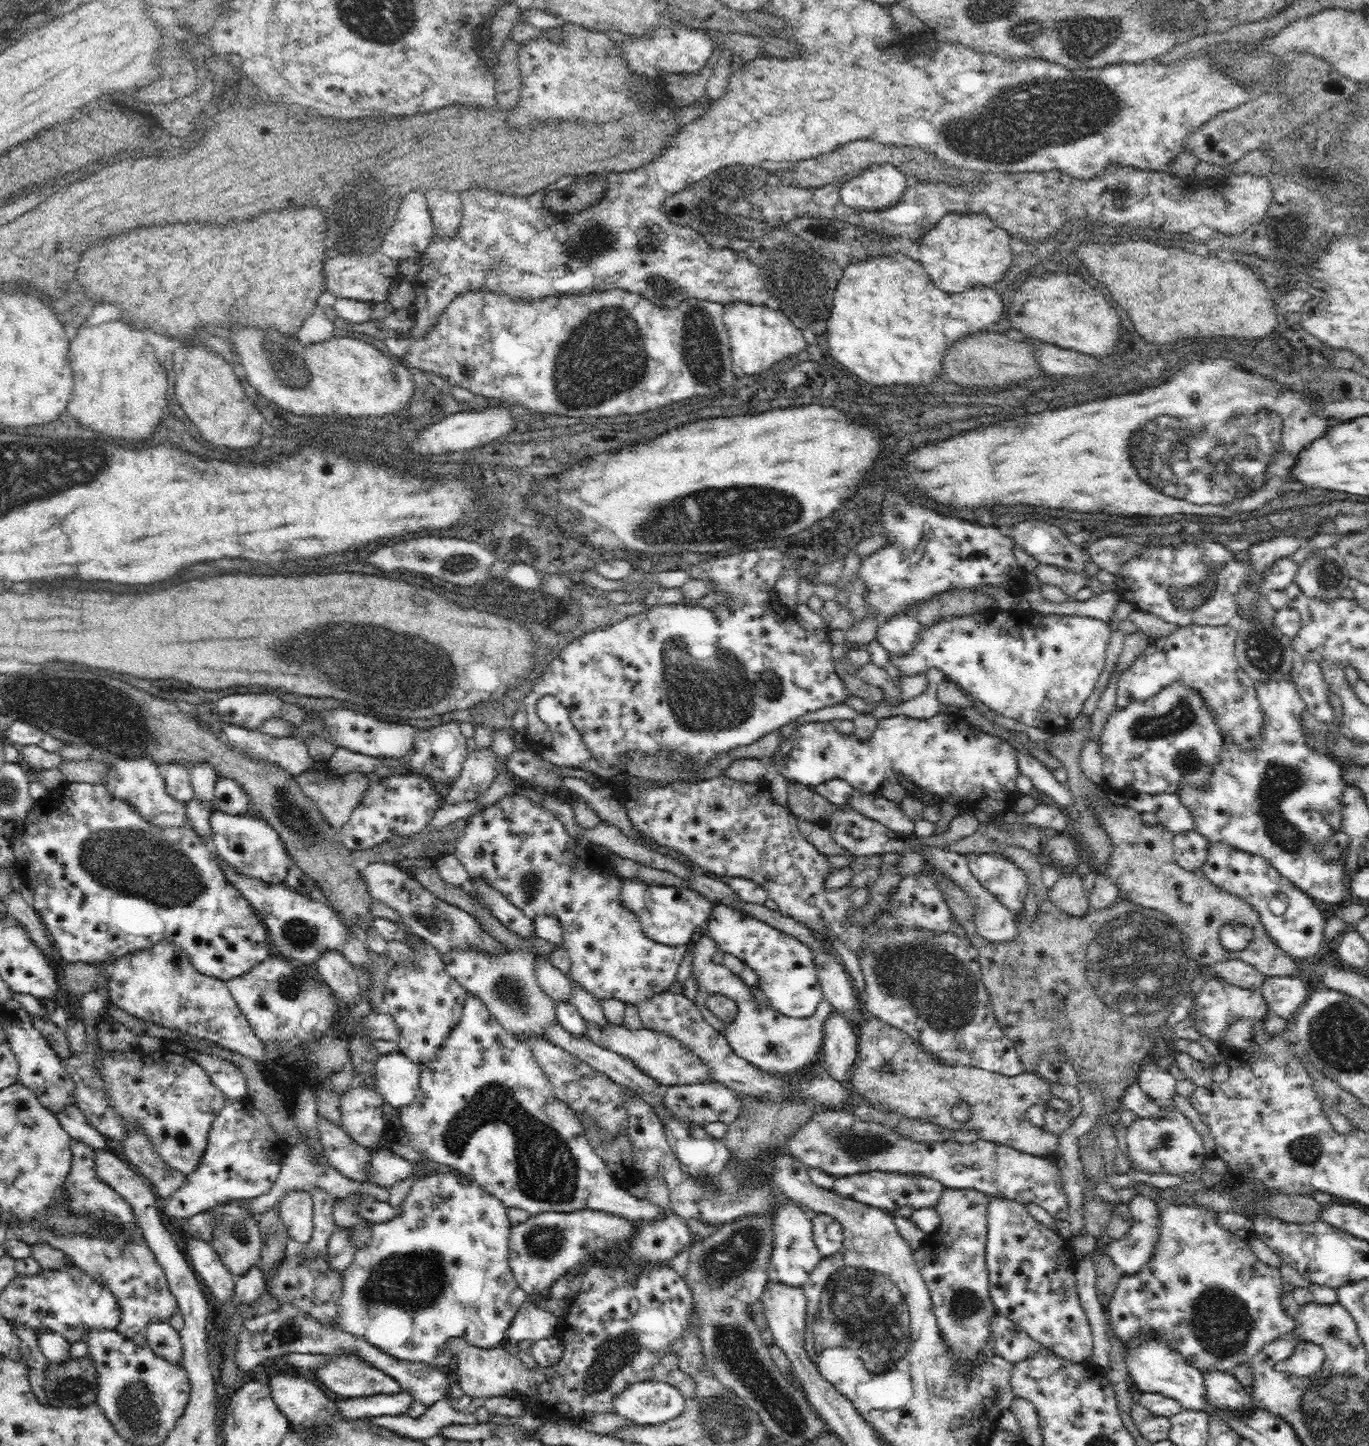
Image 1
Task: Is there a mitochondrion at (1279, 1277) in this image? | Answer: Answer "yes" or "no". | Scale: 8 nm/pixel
no

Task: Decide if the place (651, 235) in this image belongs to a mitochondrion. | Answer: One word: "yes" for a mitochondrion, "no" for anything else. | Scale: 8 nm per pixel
yes

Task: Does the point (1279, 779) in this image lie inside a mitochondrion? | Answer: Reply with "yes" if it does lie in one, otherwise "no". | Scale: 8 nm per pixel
yes

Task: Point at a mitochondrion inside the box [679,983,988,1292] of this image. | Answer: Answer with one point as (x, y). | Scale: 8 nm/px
(854, 1144)

